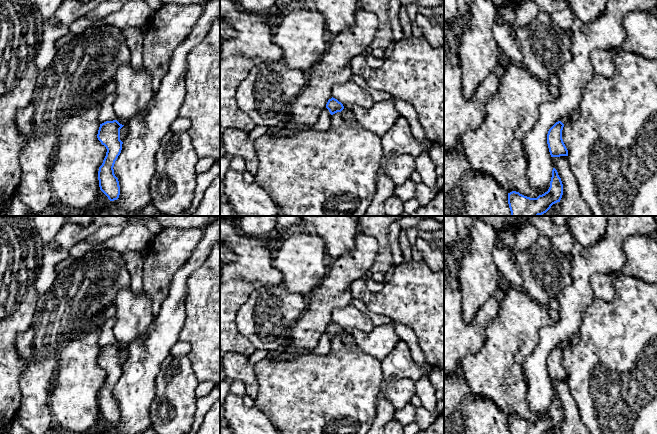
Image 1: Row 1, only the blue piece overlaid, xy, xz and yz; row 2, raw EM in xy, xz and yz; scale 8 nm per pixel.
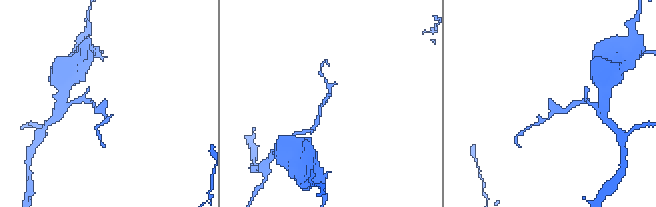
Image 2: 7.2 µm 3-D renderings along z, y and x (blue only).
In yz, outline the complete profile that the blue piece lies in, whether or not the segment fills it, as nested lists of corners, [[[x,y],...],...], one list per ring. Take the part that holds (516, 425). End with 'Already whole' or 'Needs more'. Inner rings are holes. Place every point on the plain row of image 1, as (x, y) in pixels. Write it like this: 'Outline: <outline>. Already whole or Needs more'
Outline: [[[555,392],[552,394],[550,411],[547,416],[537,422],[530,422],[512,415],[508,417],[510,434],[549,434],[551,430],[560,426],[563,419],[563,408]]]. Already whole

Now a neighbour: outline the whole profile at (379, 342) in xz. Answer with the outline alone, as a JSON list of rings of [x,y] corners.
[[[395,324],[375,326],[370,332],[355,329],[351,335],[362,351],[379,360],[384,359],[401,342]]]

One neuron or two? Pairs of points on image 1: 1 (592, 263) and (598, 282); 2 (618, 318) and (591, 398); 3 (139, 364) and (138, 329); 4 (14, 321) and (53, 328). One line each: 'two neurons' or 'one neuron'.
1: two neurons
2: one neuron
3: two neurons
4: two neurons

